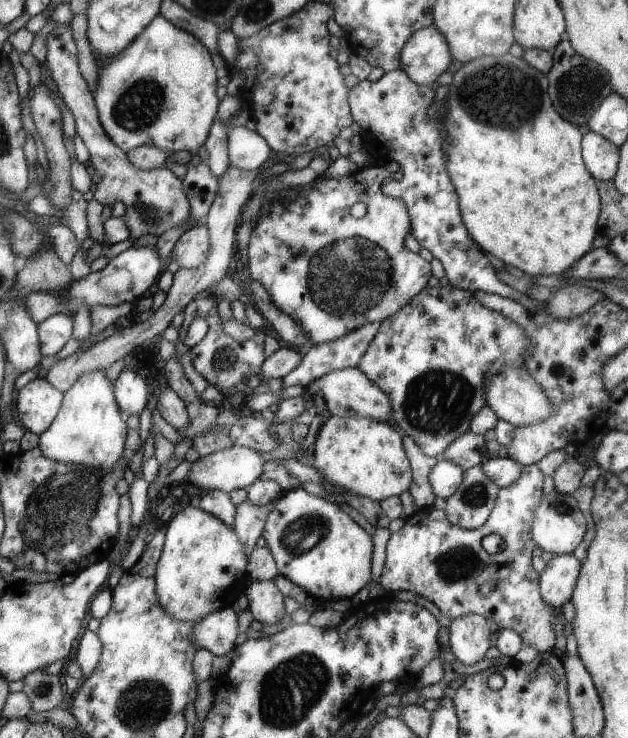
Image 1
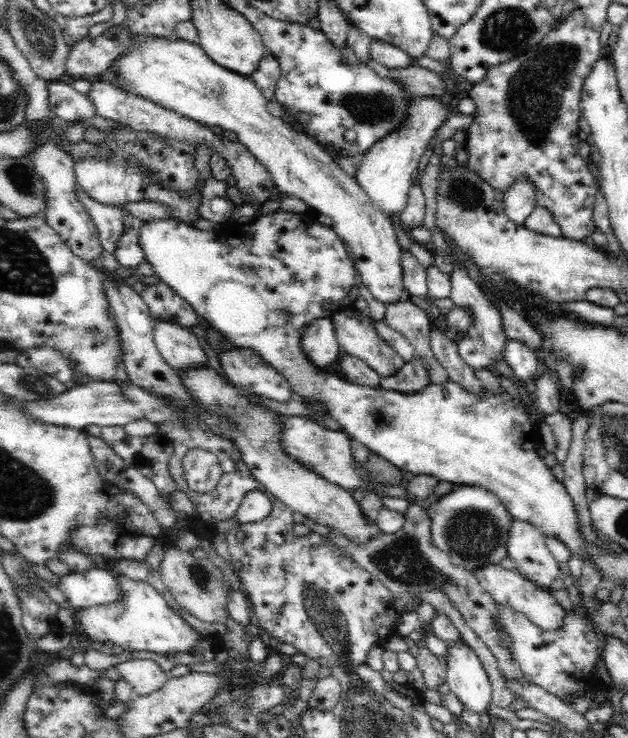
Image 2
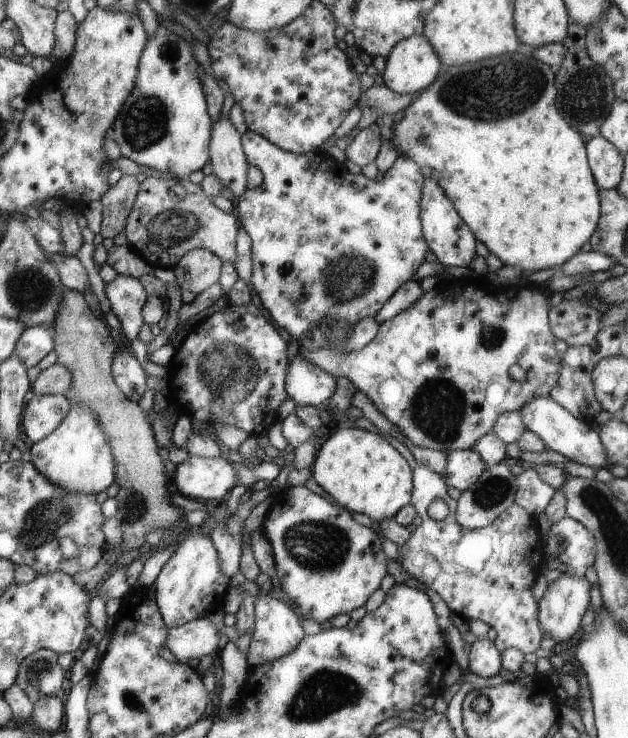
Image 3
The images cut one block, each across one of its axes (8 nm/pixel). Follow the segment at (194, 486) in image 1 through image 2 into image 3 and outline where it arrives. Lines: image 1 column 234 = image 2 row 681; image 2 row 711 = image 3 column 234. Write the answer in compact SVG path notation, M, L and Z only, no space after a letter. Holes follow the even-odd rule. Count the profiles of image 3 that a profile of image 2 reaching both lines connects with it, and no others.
M223 455L216 457L189 456L182 464L172 467L172 472L172 478L180 494L200 502L212 504L223 502L239 478L234 464Z

